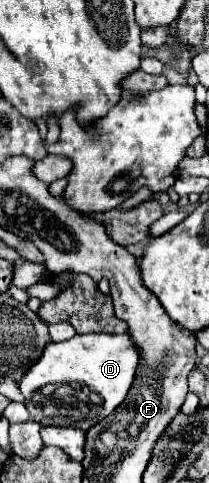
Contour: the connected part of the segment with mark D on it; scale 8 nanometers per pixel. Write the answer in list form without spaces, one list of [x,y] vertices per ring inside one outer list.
[[[75,334],[65,342],[47,344],[37,364],[33,364],[33,368],[29,368],[29,372],[21,378],[19,390],[25,396],[25,406],[35,422],[43,426],[71,426],[89,430],[125,400],[129,388],[133,386],[139,360],[139,348],[133,346],[133,338],[129,334]]]

